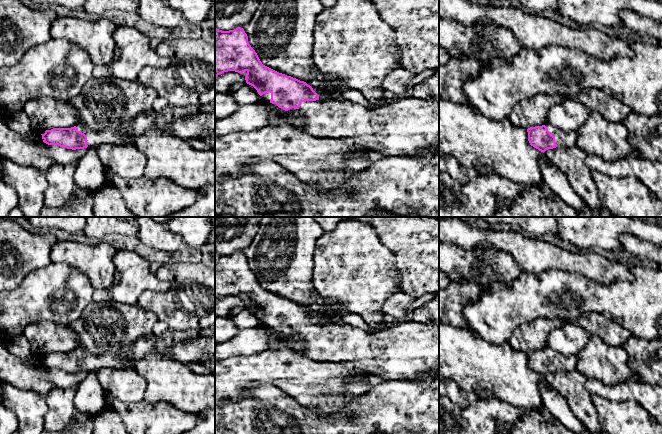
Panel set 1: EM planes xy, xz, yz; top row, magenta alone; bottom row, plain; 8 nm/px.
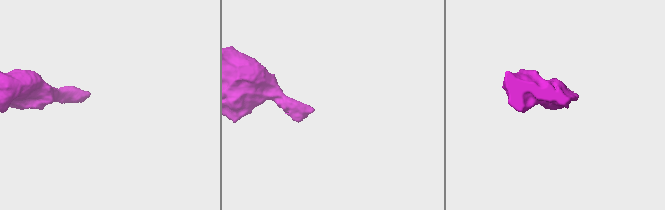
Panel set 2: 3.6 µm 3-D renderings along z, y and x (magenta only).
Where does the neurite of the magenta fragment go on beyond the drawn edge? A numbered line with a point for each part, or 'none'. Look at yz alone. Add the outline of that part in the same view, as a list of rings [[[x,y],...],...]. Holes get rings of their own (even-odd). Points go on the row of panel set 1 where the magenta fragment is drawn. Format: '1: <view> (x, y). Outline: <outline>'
1: yz (568, 139). Outline: [[[546,123],[545,126],[547,127],[548,131],[554,135],[557,146],[565,146],[568,148],[576,146],[576,141],[578,138],[577,131],[563,132],[556,129],[549,123]]]

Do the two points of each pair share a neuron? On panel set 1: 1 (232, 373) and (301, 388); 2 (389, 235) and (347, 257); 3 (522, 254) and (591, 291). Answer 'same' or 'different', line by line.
1: same
2: different
3: different

